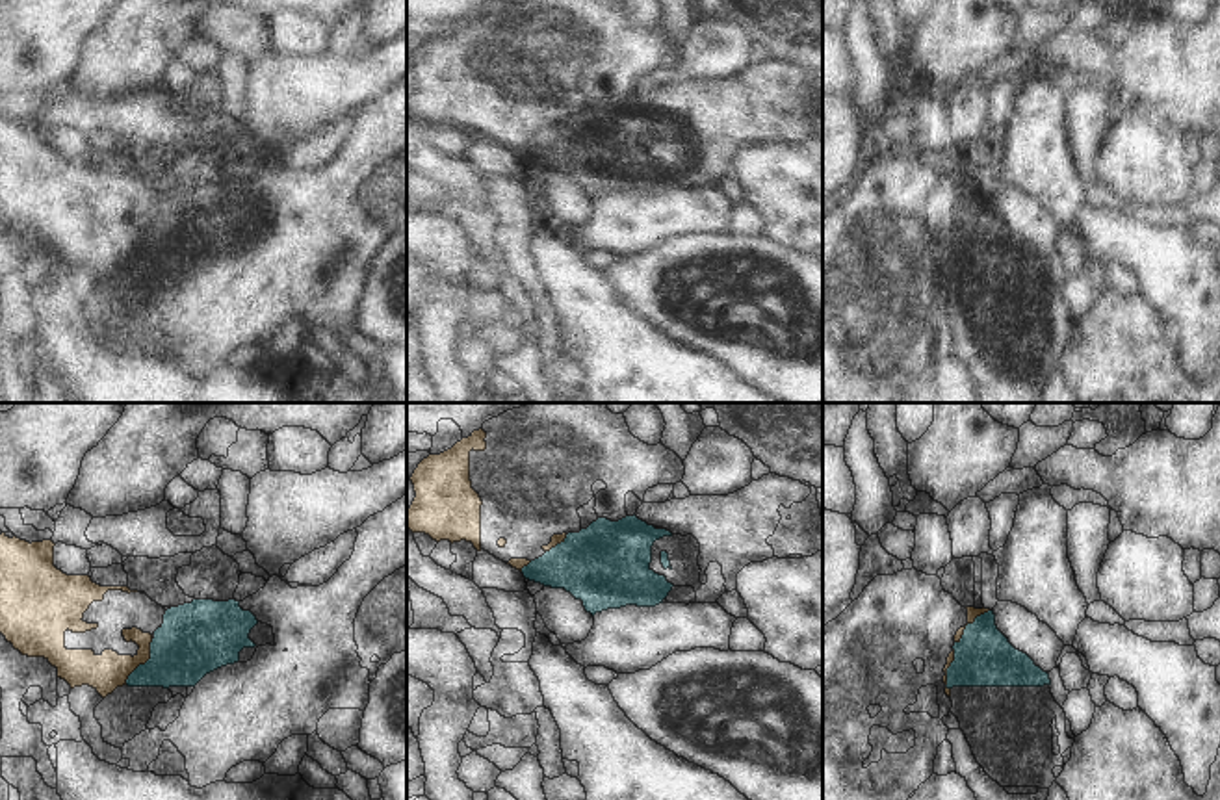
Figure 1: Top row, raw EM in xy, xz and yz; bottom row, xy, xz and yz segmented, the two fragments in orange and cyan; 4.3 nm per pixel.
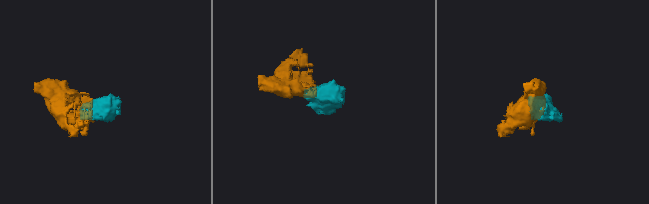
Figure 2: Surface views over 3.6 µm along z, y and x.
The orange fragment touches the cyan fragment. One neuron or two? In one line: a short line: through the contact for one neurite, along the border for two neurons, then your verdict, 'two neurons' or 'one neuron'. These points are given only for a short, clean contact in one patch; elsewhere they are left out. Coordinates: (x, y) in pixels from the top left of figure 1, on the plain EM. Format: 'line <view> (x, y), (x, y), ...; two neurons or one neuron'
line xy (153, 223), (149, 242), (125, 268); two neurons

